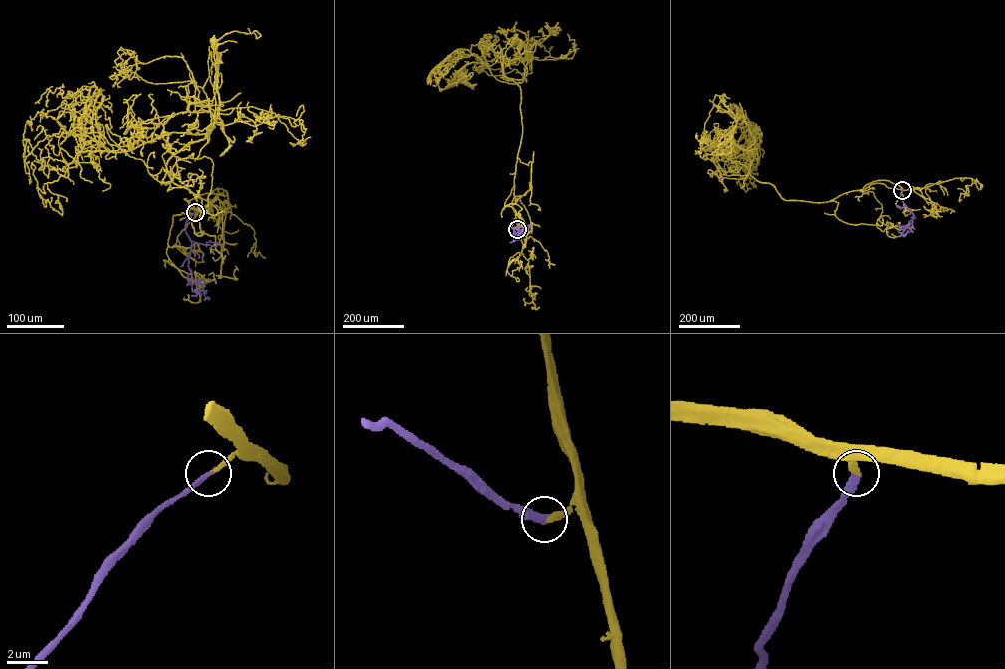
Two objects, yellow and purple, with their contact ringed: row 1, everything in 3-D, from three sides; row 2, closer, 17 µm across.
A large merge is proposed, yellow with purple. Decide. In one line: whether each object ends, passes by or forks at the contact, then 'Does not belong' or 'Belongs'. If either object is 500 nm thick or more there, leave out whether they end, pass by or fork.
At the ring yellow ends. At the ring purple ends. Belongs

